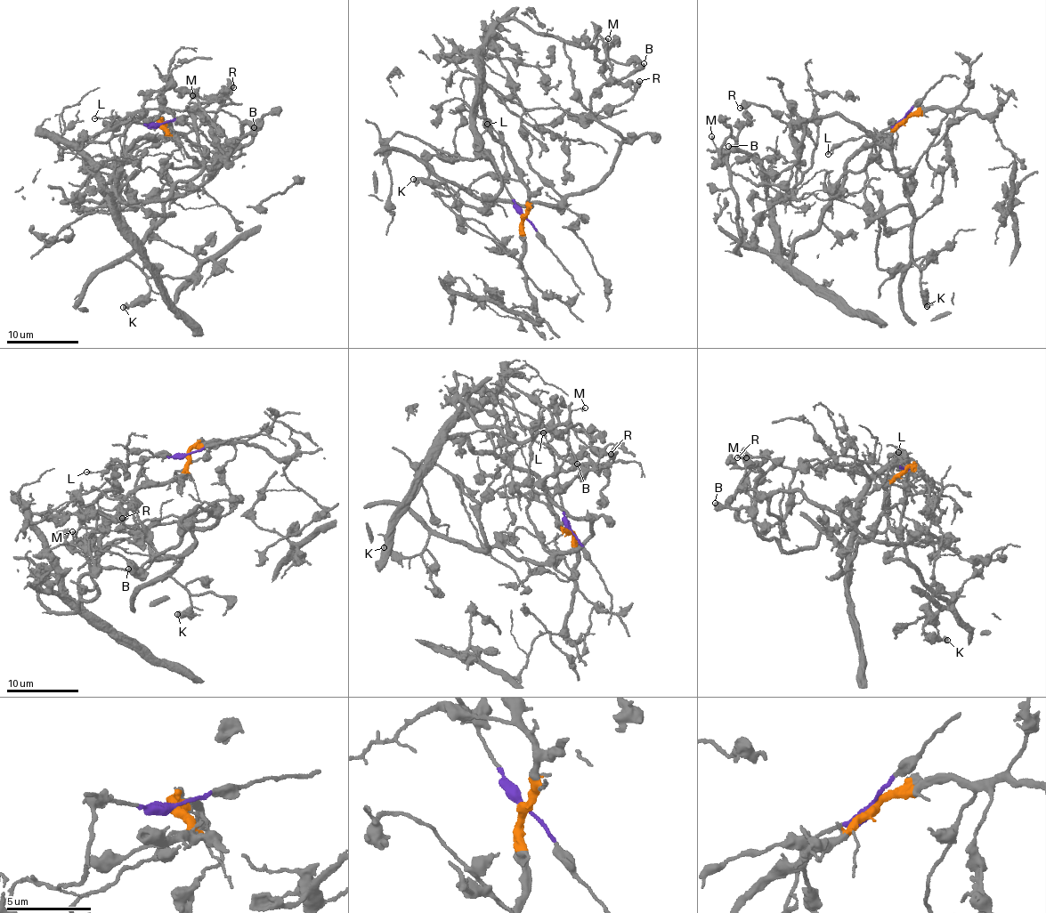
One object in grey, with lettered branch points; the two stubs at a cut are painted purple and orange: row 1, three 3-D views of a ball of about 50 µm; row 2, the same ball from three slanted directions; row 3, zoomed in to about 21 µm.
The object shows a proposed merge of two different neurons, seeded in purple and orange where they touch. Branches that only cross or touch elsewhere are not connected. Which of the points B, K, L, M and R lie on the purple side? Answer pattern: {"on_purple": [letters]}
{"on_purple": ["B", "K", "L", "R"]}

